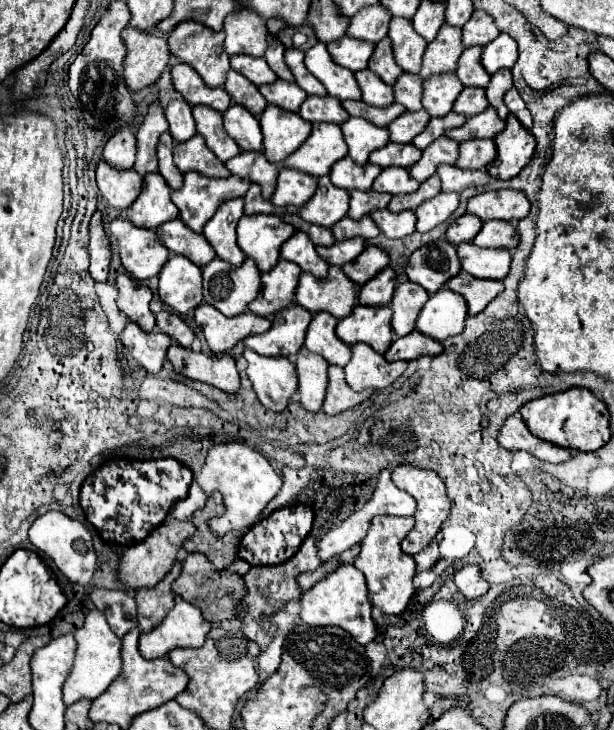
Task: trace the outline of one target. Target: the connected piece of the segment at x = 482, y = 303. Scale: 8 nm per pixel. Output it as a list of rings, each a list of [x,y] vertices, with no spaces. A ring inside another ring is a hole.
[[[460,272],[460,276],[454,276],[452,280],[448,280],[444,288],[464,296],[468,304],[468,312],[470,316],[474,316],[482,312],[492,302],[492,298],[502,292],[504,286],[498,280],[480,280],[480,278],[470,276],[468,272]]]

